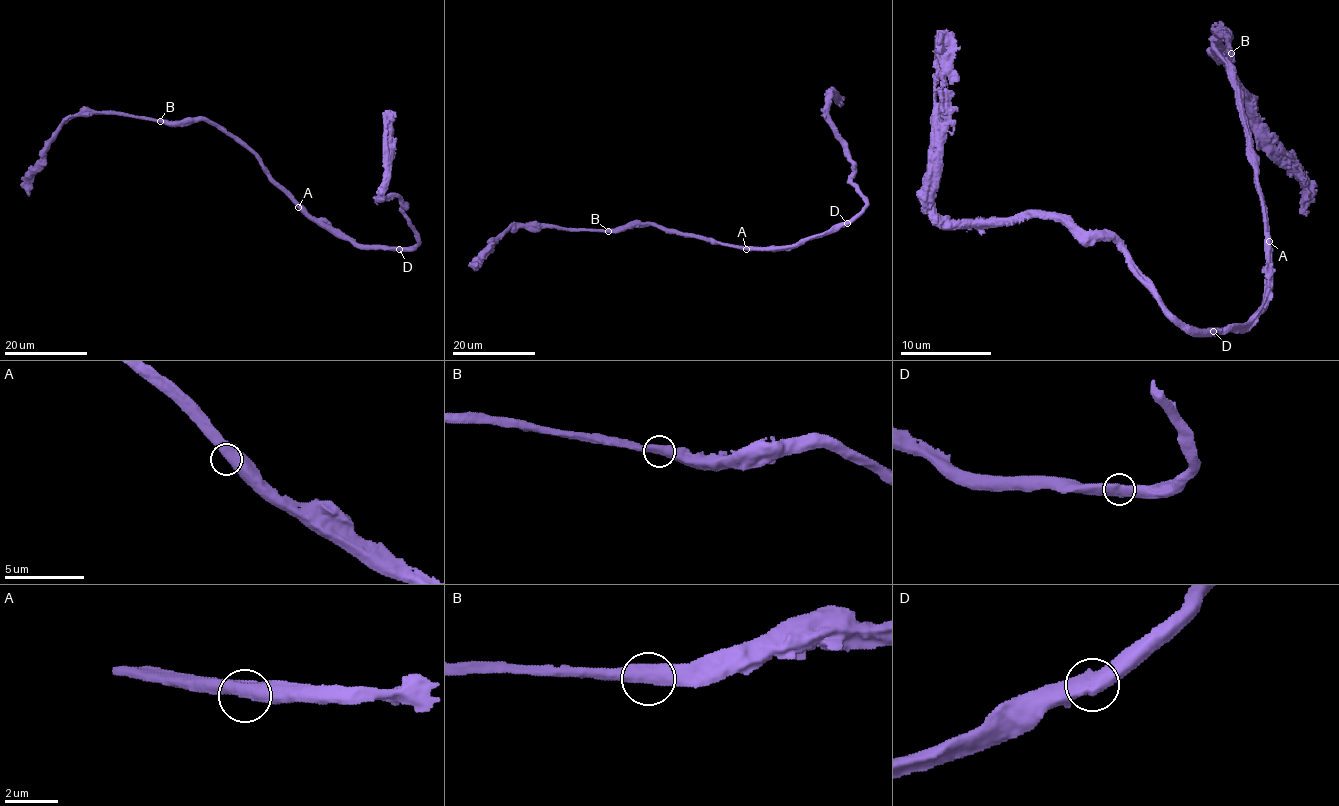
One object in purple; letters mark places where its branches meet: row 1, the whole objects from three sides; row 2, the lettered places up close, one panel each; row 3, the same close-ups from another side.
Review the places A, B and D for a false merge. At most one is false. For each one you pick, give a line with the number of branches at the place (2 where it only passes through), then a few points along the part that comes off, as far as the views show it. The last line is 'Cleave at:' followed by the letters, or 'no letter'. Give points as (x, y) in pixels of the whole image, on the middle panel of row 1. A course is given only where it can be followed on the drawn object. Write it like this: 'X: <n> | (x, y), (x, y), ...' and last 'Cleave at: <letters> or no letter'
Cleave at: no letter

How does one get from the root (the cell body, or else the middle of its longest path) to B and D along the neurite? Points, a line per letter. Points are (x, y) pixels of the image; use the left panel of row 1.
B: (301, 206), (253, 153), (215, 126), (203, 120), (160, 121)
D: (301, 206), (318, 221), (326, 221), (357, 244), (399, 249)

